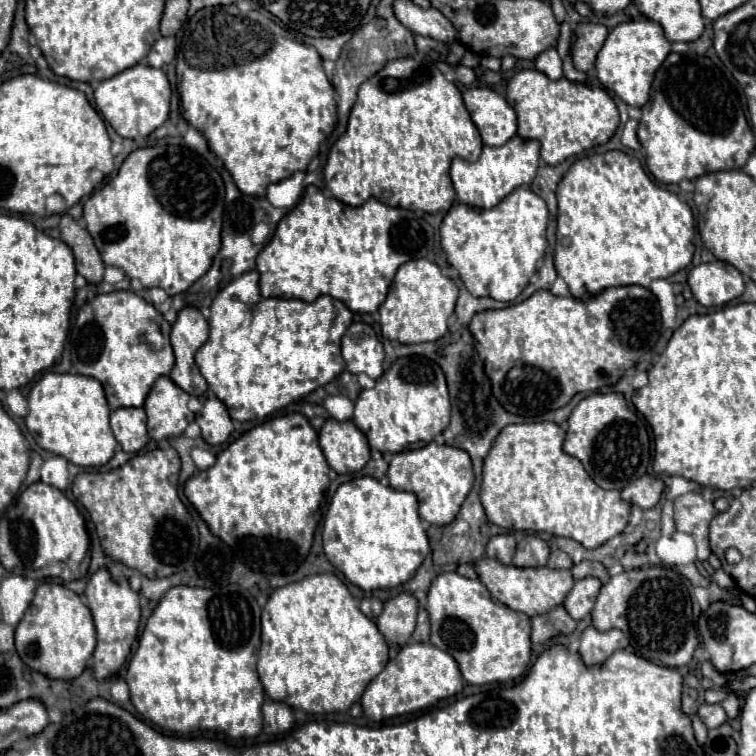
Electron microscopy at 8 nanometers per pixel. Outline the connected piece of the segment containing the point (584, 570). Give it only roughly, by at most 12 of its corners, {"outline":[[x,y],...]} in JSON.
{"outline":[[601,562],[575,564],[571,568],[575,580],[595,576],[607,582],[609,572]]}

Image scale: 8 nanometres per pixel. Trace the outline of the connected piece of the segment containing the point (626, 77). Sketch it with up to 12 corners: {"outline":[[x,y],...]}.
{"outline":[[651,20],[609,32],[597,78],[625,104],[649,100],[671,42]]}

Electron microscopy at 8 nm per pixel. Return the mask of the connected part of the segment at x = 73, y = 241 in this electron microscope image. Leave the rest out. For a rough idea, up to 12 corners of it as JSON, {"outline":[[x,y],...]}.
{"outline":[[69,214],[61,240],[73,250],[77,274],[103,280],[105,264],[91,234]]}

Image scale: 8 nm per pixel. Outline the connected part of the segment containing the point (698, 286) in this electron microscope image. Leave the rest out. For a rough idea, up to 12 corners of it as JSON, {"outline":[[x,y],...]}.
{"outline":[[727,262],[689,272],[695,300],[723,306],[743,294],[741,272]]}

